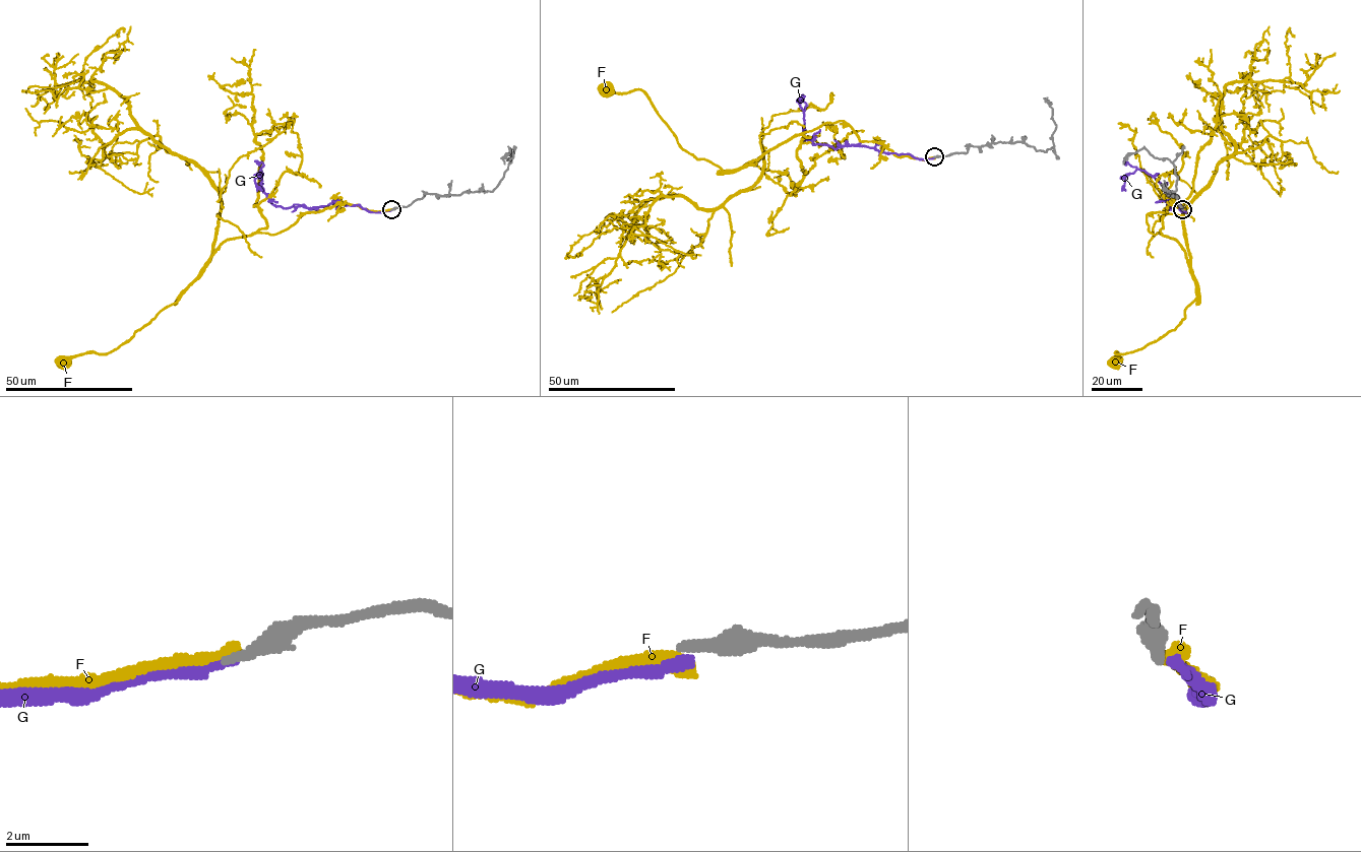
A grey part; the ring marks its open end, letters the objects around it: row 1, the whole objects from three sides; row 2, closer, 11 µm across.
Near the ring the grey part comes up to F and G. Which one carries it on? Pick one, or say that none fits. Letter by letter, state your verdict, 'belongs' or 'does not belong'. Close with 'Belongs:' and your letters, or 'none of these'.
F: does not belong
G: does not belong
Belongs: none of these

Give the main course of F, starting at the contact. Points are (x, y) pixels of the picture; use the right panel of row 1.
F: (1183, 209), (1169, 204), (1147, 222), (1184, 251), (1196, 298), (1174, 329), (1141, 348), (1115, 352), (1115, 359)

